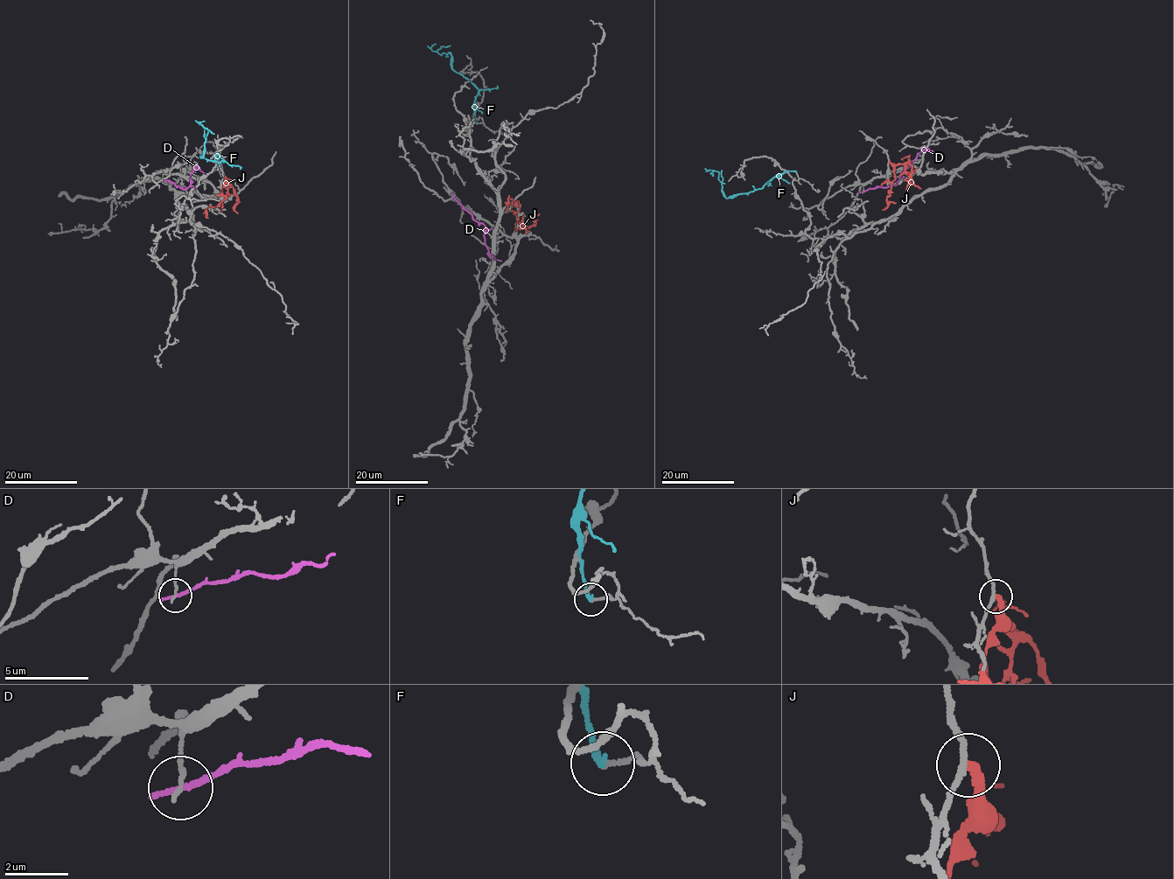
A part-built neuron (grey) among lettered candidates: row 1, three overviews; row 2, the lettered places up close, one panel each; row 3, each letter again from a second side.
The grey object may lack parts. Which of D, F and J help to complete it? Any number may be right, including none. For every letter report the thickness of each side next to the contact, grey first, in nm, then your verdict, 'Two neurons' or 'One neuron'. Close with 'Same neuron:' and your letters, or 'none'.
D: Thickness 150 nm (grey) against 240 nm. Two neurons
F: Thickness 130 nm (grey) against 200 nm. Two neurons
J: Thickness 170 nm (grey) against 300 nm. Two neurons
Same neuron: none

